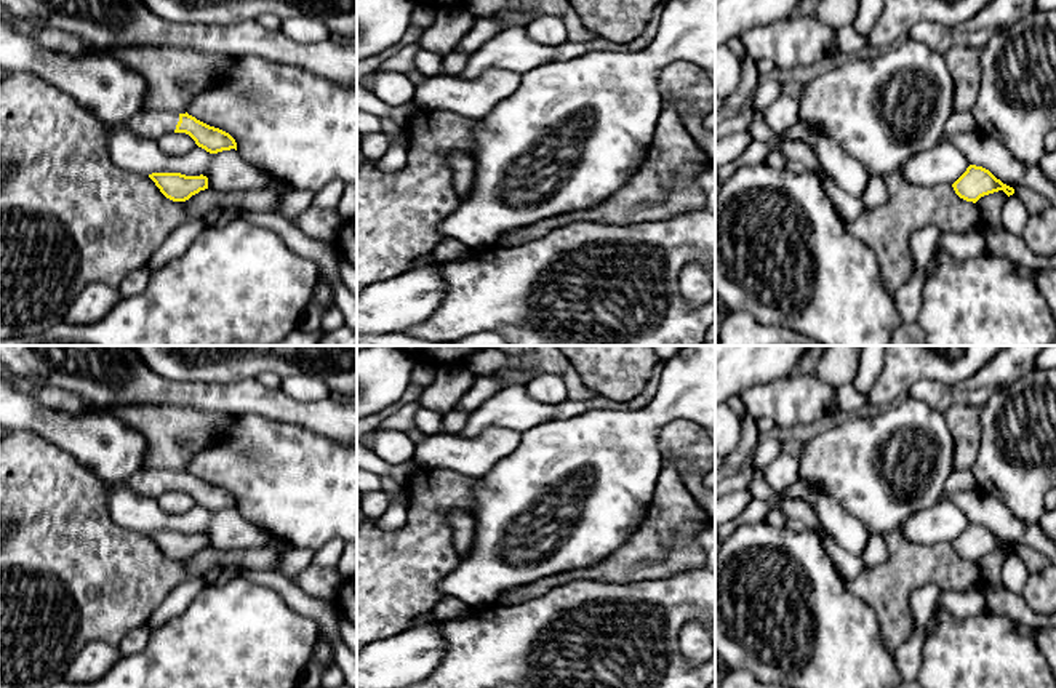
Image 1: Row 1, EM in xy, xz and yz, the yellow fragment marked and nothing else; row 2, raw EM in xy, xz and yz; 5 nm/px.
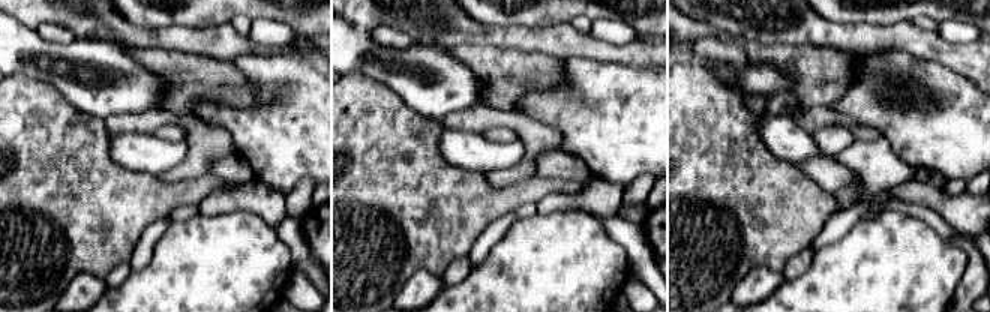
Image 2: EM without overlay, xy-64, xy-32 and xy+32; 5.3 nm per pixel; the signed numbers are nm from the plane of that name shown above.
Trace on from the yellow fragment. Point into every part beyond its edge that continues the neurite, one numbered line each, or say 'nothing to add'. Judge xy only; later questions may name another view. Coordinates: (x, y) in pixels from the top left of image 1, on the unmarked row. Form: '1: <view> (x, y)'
1: xy (151, 482)

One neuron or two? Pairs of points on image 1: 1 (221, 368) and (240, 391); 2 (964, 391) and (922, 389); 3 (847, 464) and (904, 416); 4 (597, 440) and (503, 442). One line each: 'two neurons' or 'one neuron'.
1: two neurons
2: one neuron
3: one neuron
4: two neurons

